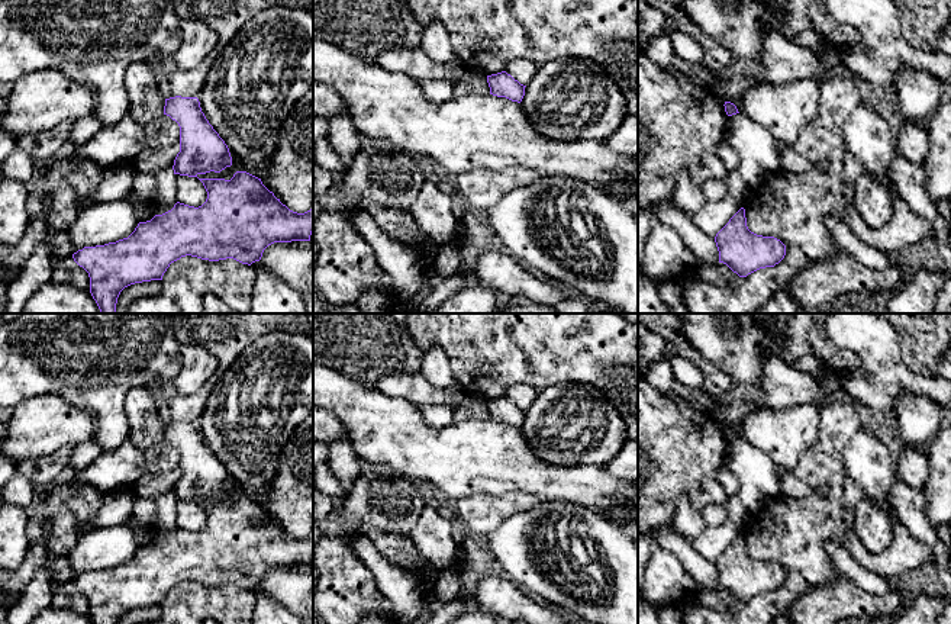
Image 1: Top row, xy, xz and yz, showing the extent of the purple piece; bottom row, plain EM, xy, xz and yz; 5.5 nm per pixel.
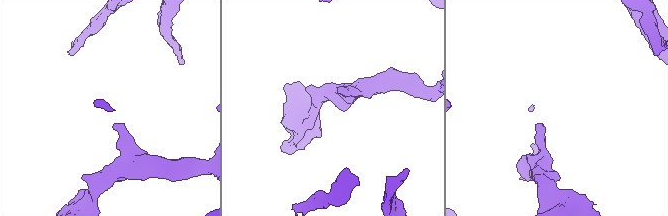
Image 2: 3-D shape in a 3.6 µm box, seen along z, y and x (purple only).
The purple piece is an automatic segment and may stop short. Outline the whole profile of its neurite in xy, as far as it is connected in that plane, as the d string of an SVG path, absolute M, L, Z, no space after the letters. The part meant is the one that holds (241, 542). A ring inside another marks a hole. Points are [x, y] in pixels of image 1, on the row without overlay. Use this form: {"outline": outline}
{"outline": "M236 496L231 505L199 505L207 517L202 531L177 527L171 535L139 547L128 563L84 572L72 579L74 586L88 598L93 624L117 624L130 609L162 605L170 589L186 580L209 586L233 583L251 591L259 586L264 575L274 567L310 566L313 534L304 538L290 535L261 504L246 496Z"}

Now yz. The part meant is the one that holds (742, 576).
{"outline": "M741 533L716 559L719 588L726 589L739 602L774 592L786 580L786 570L774 562L763 562L747 551L745 534Z"}

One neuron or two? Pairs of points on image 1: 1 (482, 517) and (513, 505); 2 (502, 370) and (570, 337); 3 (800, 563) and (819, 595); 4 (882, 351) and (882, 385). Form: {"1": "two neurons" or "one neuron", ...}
{"1": "one neuron", "2": "one neuron", "3": "two neurons", "4": "one neuron"}

